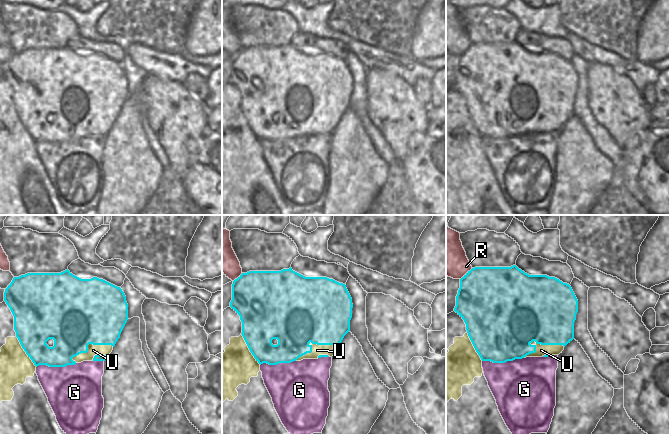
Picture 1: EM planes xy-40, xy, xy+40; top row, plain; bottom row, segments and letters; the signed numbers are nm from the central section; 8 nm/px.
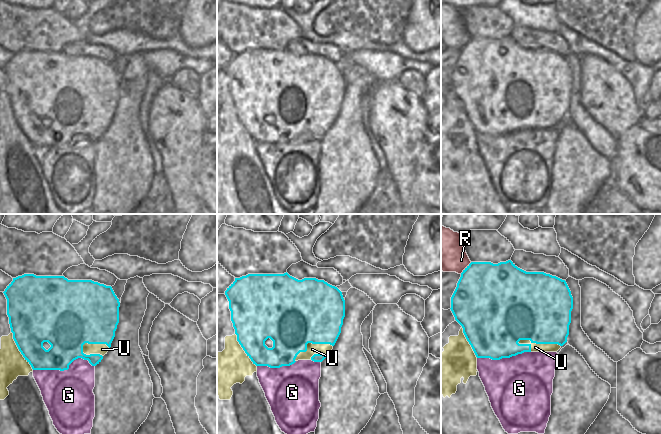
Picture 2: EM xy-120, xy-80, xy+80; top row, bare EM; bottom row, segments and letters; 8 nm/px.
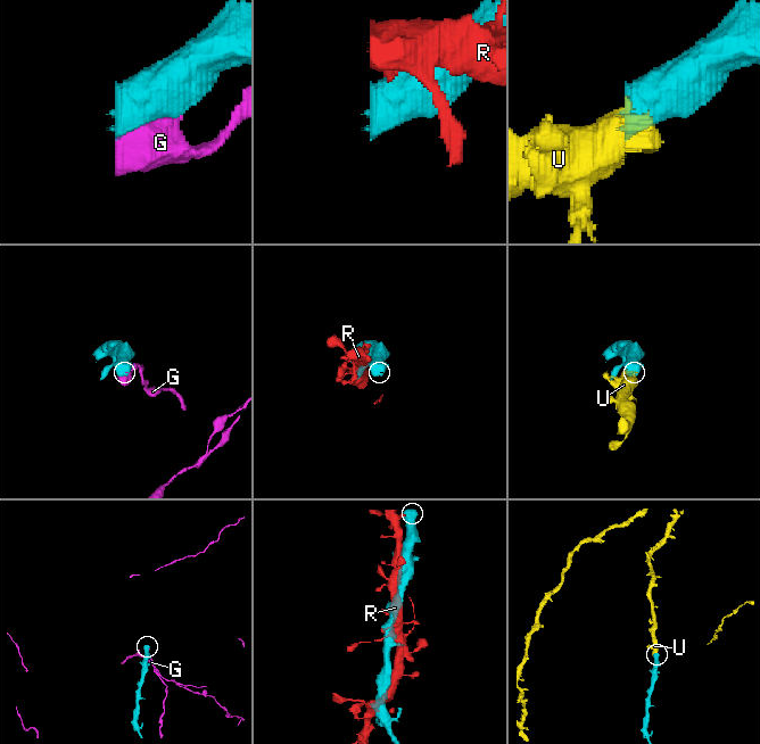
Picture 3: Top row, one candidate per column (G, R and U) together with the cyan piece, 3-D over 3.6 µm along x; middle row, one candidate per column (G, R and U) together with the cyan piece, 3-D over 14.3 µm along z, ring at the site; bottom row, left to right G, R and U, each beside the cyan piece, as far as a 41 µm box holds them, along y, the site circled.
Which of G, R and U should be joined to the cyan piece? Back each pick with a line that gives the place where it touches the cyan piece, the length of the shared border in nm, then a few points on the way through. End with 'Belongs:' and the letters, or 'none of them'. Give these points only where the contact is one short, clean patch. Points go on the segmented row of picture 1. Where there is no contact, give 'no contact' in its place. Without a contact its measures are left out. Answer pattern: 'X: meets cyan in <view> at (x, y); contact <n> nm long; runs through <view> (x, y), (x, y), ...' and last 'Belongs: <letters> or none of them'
U: meets cyan in xy+40 at (541, 344); contact 340 nm long
Belongs: U

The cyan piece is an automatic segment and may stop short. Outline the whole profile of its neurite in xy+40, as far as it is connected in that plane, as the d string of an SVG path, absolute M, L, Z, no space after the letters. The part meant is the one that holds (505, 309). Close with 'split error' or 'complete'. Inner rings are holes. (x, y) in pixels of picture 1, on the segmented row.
M516 265L511 267L475 267L468 271L460 279L460 288L456 296L456 306L454 311L464 320L467 332L463 337L455 337L454 344L451 345L446 354L446 403L452 398L457 401L462 396L462 386L471 385L475 377L481 377L483 373L482 362L491 361L493 363L505 363L515 359L526 357L548 357L559 355L564 347L574 339L574 322L578 312L578 300L567 283L563 283L555 277L547 275L529 275L519 269Z; split error

